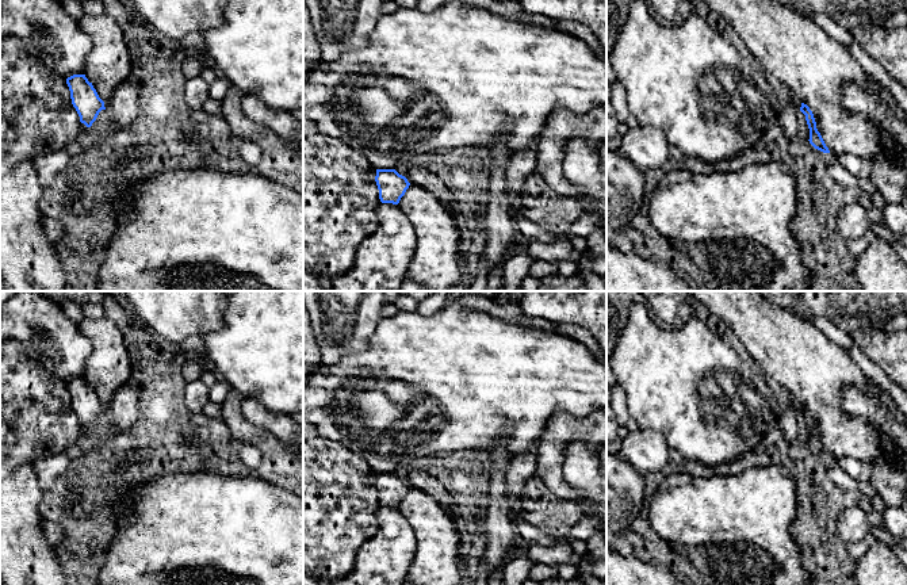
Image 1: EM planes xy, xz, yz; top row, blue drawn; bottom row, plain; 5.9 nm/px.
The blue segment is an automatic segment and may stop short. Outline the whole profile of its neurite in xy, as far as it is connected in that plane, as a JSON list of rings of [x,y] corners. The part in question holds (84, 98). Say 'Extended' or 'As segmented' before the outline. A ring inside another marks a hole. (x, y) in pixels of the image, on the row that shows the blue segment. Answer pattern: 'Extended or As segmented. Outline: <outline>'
As segmented. Outline: [[[73,74],[68,77],[66,84],[70,91],[72,104],[80,116],[80,122],[91,127],[99,112],[106,110],[104,102],[99,98],[85,74]]]

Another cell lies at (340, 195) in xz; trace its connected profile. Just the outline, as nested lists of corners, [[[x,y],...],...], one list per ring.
[[[303,115],[303,269],[333,279],[352,267],[357,246],[378,226],[375,210],[380,199],[375,176],[376,169],[363,154],[325,134],[317,122]]]

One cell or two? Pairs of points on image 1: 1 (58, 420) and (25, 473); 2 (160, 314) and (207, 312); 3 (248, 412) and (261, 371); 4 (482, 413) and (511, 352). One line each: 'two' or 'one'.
1: two
2: one
3: two
4: one

